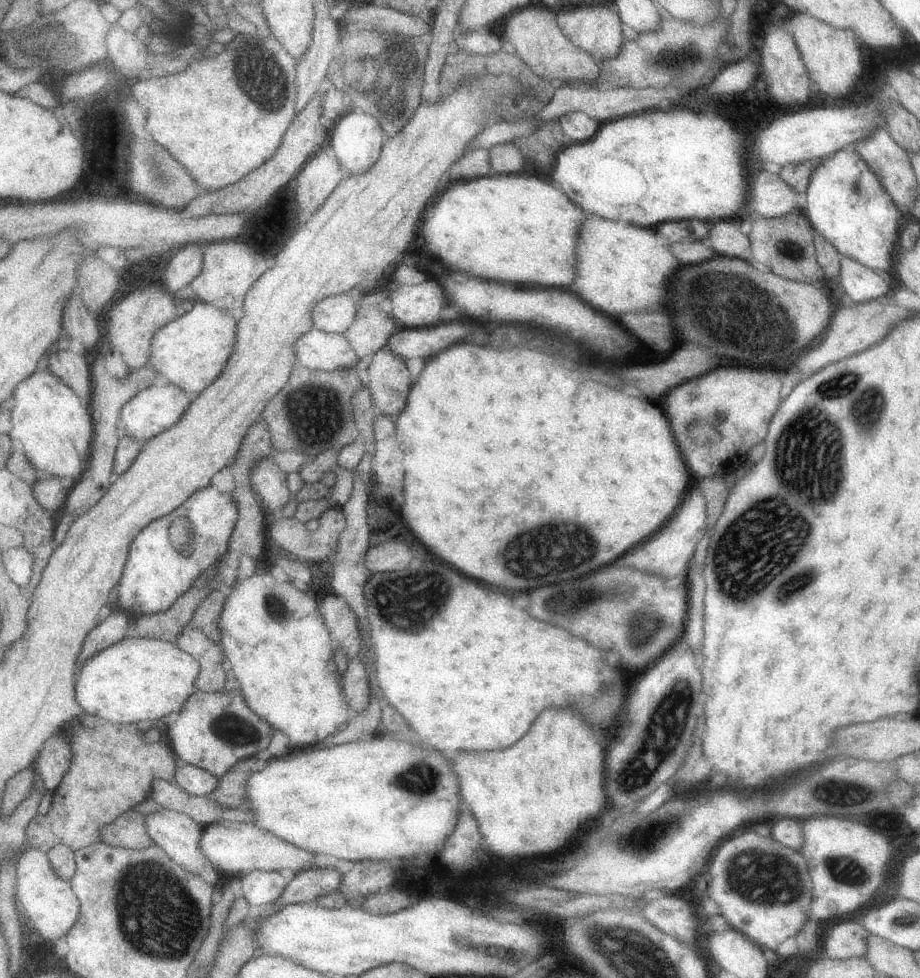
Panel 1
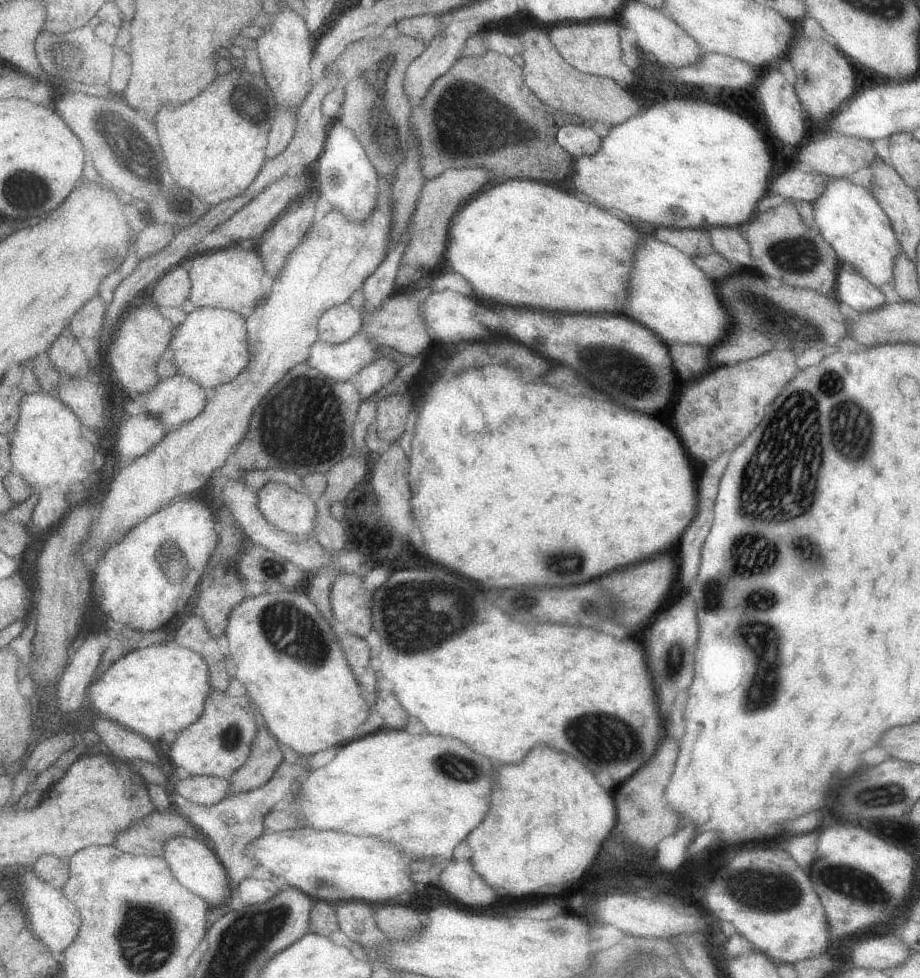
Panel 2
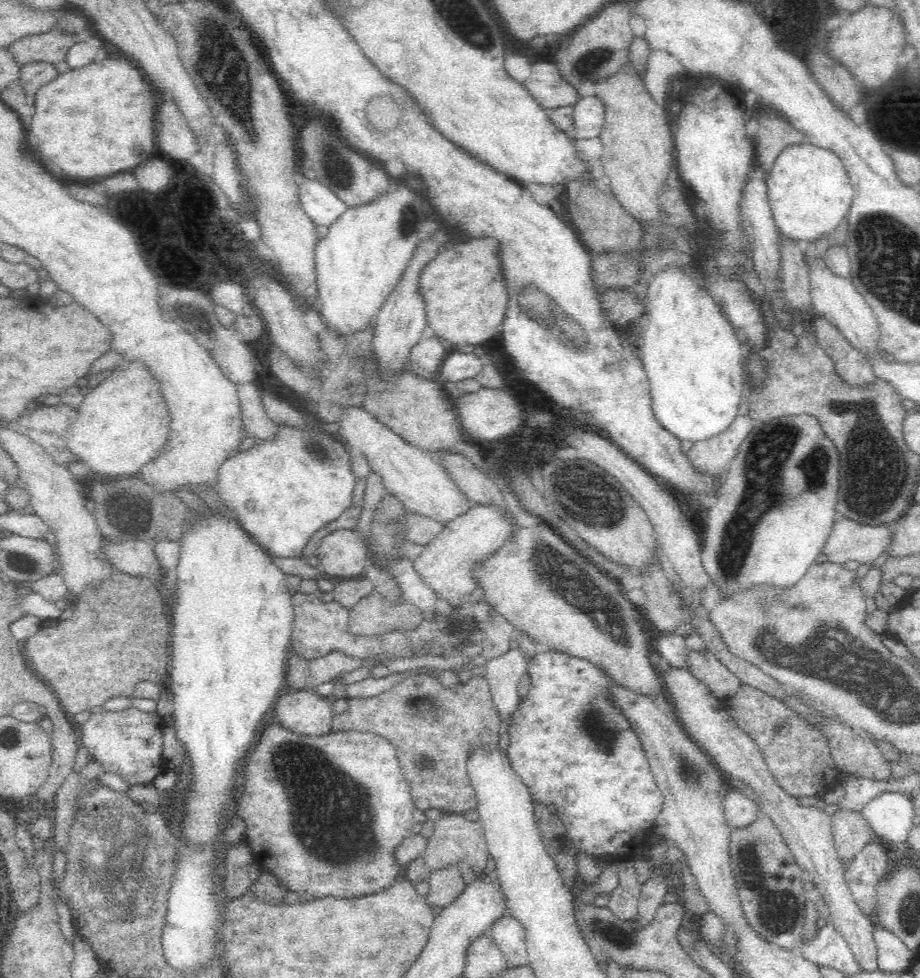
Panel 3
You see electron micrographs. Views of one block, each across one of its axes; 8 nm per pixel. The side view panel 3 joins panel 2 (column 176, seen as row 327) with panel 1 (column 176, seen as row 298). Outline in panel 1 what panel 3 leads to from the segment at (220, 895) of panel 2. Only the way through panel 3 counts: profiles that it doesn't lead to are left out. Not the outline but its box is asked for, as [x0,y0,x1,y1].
[147,808,211,876]

